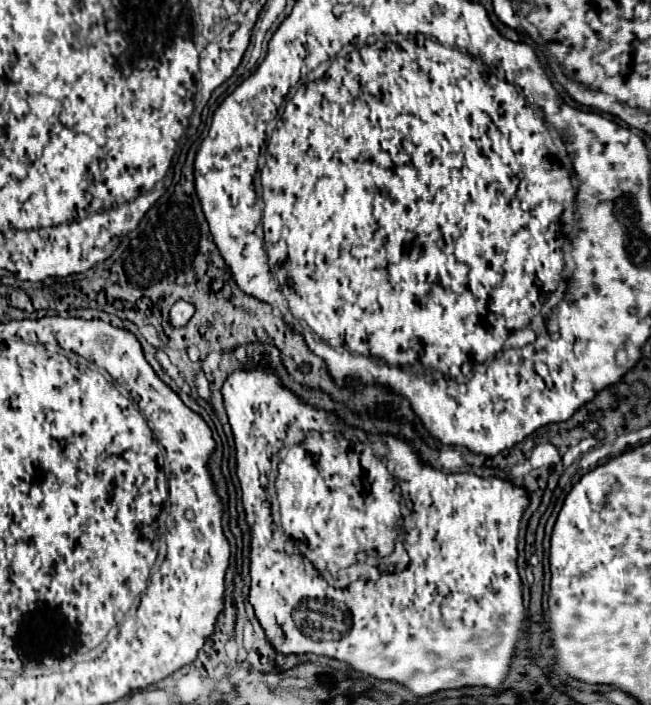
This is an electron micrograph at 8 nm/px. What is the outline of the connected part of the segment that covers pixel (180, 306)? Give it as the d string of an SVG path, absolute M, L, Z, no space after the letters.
M177 301L173 307L171 307L171 325L175 327L181 327L181 325L187 325L189 319L193 317L195 313L195 305L189 303L189 301Z

